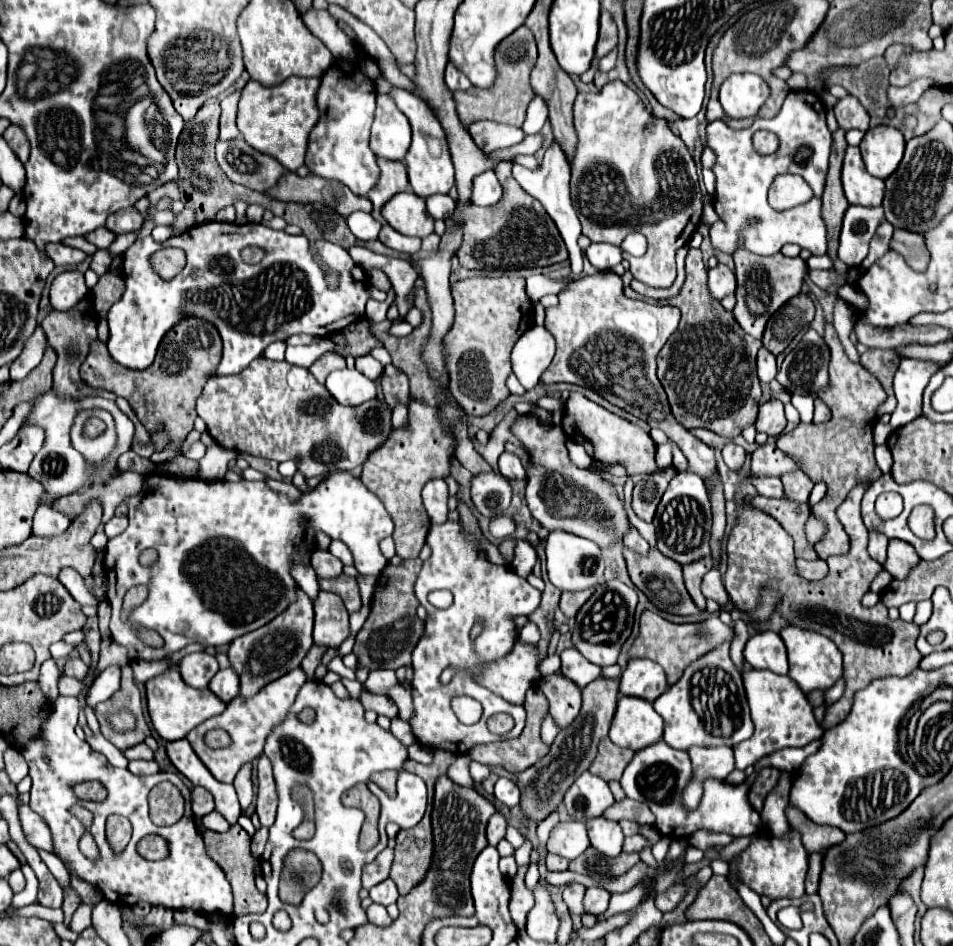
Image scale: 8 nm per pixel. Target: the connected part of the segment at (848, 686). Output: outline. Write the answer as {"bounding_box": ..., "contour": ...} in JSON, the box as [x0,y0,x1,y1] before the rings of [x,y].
{"bounding_box":[725,478,921,728],"contour":[[[749,478],[741,482],[737,490],[737,524],[731,530],[727,542],[727,572],[725,572],[725,588],[733,602],[733,608],[739,612],[751,612],[761,602],[761,590],[773,588],[779,600],[775,612],[779,612],[791,626],[811,630],[831,638],[843,654],[845,666],[845,692],[843,696],[827,706],[827,714],[823,724],[827,728],[845,720],[851,710],[853,696],[857,690],[863,690],[869,682],[885,676],[907,676],[911,674],[919,662],[921,654],[915,648],[915,640],[919,636],[919,626],[915,622],[891,620],[889,630],[889,616],[885,604],[875,604],[873,608],[865,608],[861,604],[861,596],[869,590],[871,580],[883,570],[869,554],[867,554],[867,528],[861,520],[861,500],[867,492],[869,484],[857,484],[848,494],[845,501],[837,508],[837,518],[843,524],[845,532],[851,538],[851,550],[845,556],[829,558],[829,574],[823,580],[809,582],[797,574],[795,560],[793,560],[793,538],[773,520],[765,516],[765,512],[757,512],[745,506],[745,496],[755,496],[757,490],[749,484]]]}

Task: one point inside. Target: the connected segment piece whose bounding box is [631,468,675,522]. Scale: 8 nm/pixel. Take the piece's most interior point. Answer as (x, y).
(646, 495)

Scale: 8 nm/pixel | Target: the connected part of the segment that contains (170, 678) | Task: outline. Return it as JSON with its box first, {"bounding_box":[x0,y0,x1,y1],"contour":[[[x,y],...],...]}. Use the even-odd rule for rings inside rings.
{"bounding_box":[145,668,225,742],"contour":[[[175,668],[147,680],[145,688],[147,688],[147,708],[149,708],[151,724],[157,730],[157,734],[167,742],[185,738],[195,726],[199,726],[207,718],[213,718],[225,710],[225,704],[221,700],[217,700],[217,696],[213,696],[213,692],[209,692],[209,688],[195,690],[195,688],[187,686],[183,682],[179,670],[175,670]]]}

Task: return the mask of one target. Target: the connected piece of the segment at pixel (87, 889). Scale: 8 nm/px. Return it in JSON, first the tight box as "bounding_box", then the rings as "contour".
{"bounding_box":[63,860,103,904],"contour":[[[63,860],[63,864],[65,864],[65,868],[67,868],[69,876],[71,876],[71,886],[77,890],[77,894],[81,896],[81,900],[83,900],[83,902],[87,902],[87,904],[95,904],[95,902],[99,902],[99,900],[103,898],[103,894],[97,894],[97,892],[95,892],[95,888],[93,888],[89,882],[81,880],[79,876],[75,876],[75,874],[73,874],[73,870],[71,870],[71,866],[69,866],[65,860]]]}

